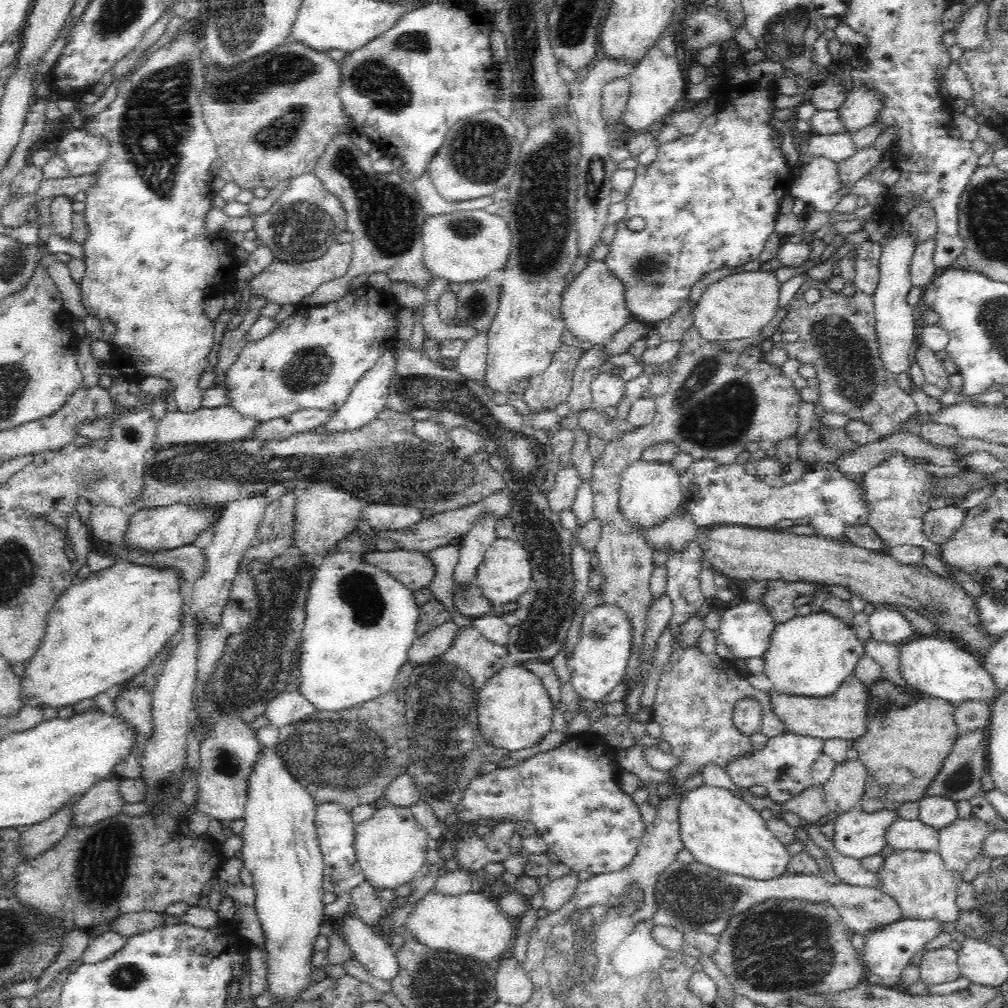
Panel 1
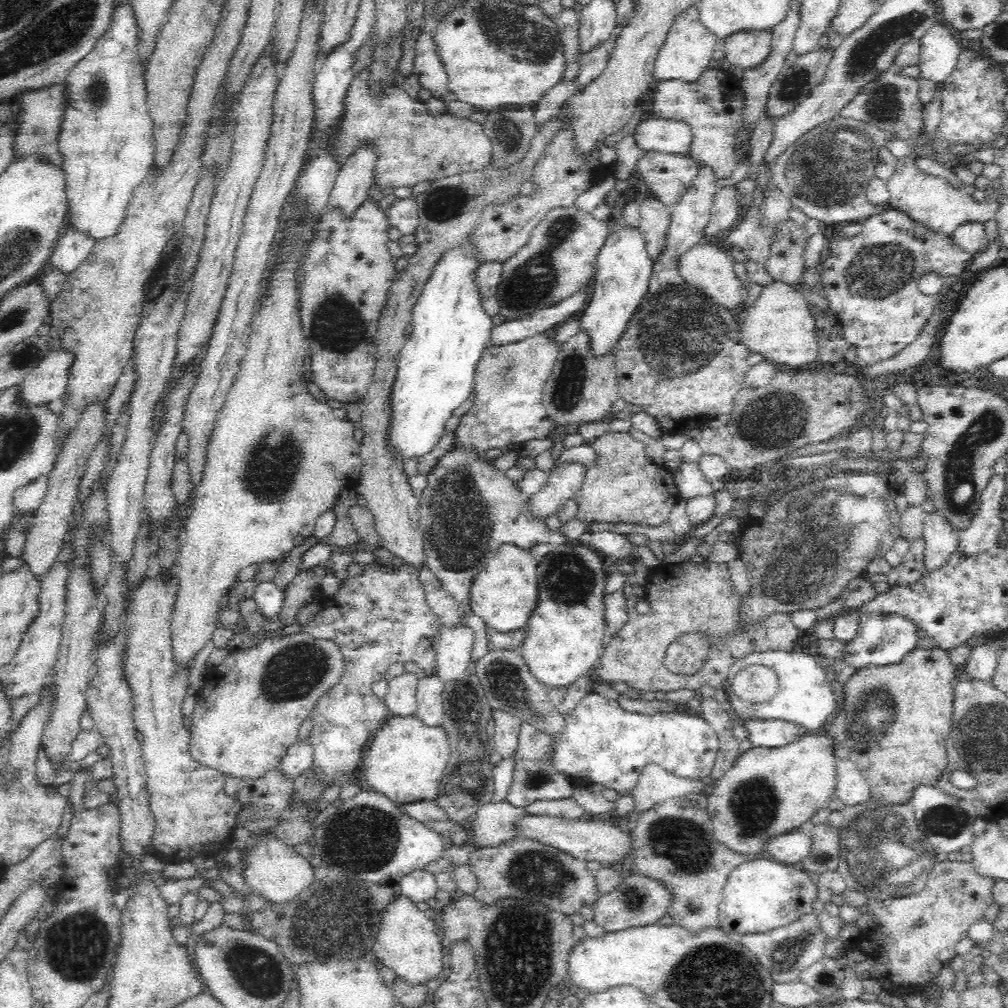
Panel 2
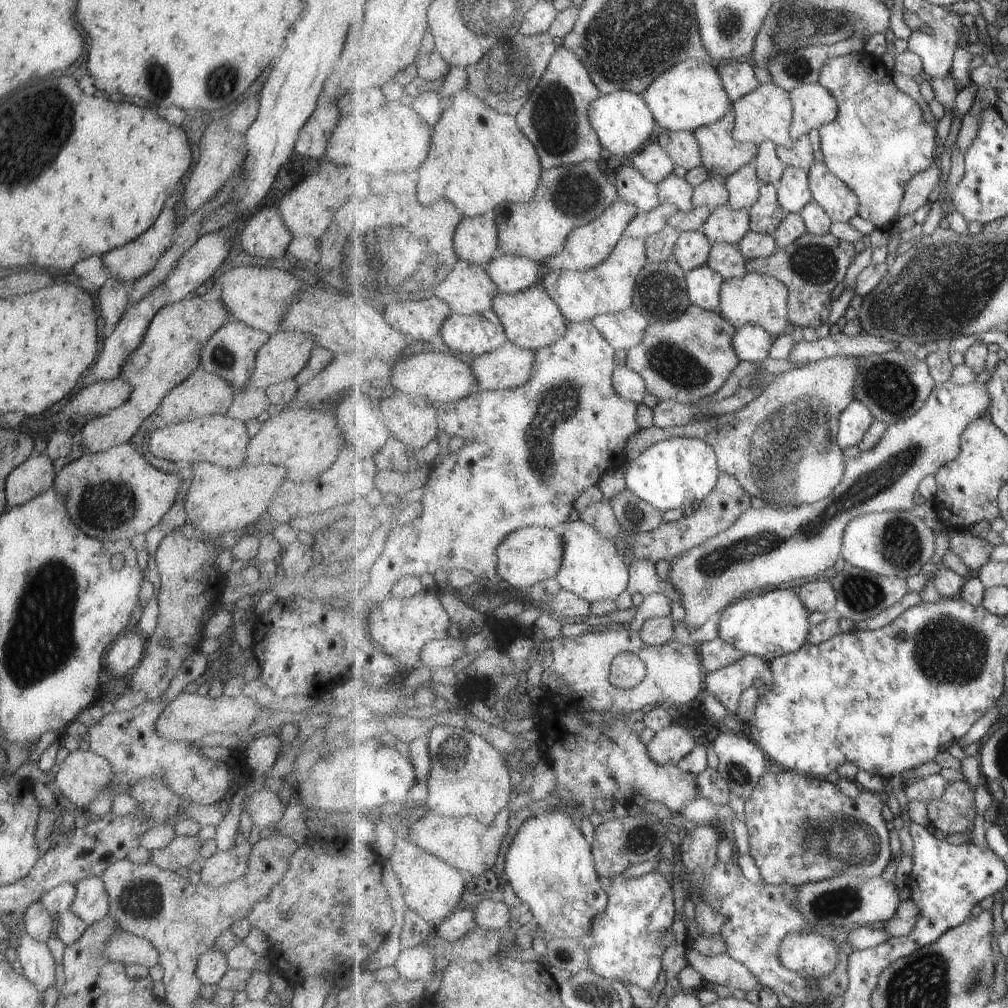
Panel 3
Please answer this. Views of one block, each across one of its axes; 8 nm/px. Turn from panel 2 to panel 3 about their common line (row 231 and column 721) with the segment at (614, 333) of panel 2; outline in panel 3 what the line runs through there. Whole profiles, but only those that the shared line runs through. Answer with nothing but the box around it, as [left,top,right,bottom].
[720,589,812,662]

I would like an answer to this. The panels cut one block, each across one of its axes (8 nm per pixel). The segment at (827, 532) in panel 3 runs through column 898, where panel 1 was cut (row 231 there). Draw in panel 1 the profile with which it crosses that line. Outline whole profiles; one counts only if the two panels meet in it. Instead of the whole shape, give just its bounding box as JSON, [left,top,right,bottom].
[422,209,511,284]

